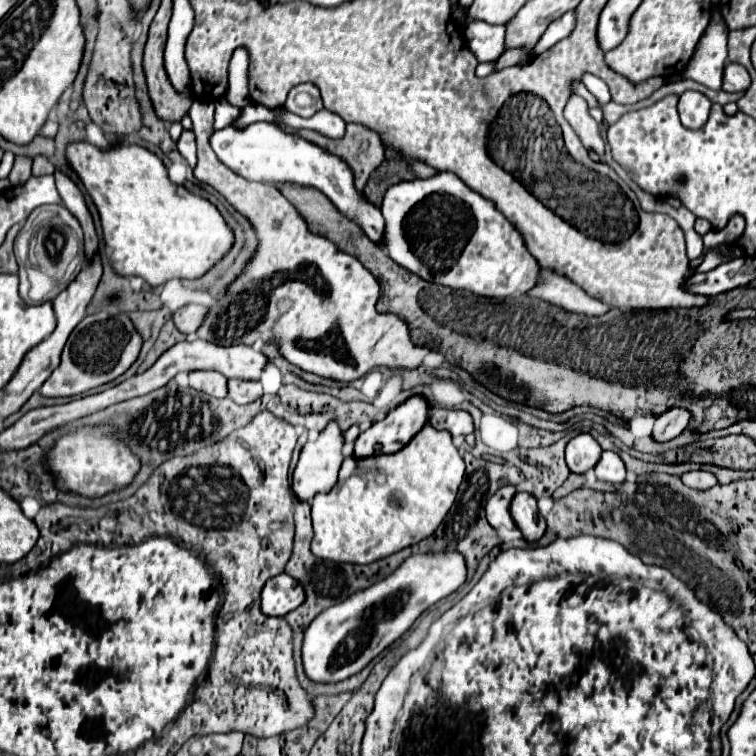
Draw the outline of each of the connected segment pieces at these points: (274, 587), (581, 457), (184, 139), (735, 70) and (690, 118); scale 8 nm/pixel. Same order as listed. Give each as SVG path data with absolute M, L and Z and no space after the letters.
M278 574L266 582L260 594L262 606L260 610L266 616L286 616L294 608L298 608L304 600L304 590L298 580L288 574Z
M578 434L566 446L566 464L570 472L584 474L596 466L596 462L600 460L600 454L602 454L602 448L590 434Z
M184 130L180 140L178 140L178 150L180 154L186 158L186 162L194 168L196 166L196 142L194 142L194 134Z
M728 62L724 66L724 78L722 78L722 90L726 92L744 92L750 88L750 74L742 68L742 64Z
M684 92L678 100L678 112L680 112L680 120L686 128L696 130L702 128L708 120L710 114L710 100L700 92Z

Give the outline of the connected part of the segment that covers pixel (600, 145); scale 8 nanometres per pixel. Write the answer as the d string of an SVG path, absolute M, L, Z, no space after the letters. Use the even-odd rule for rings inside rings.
M578 96L570 98L570 102L564 110L564 118L574 128L574 132L578 134L578 138L582 140L582 144L588 152L604 154L604 140L600 136L600 126L588 114L588 104L584 98L578 98Z

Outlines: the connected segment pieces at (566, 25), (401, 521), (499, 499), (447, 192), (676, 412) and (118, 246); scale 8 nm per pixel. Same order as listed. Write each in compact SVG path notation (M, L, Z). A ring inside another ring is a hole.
M572 10L572 12L566 12L566 14L560 16L558 20L554 20L554 22L548 26L548 30L542 34L542 40L538 40L538 44L534 46L536 56L542 54L542 52L546 52L548 48L552 48L552 46L554 46L556 42L560 42L562 38L566 38L566 36L572 32L574 24L576 24L574 10Z
M424 426L406 448L394 454L372 456L364 460L356 460L348 456L342 462L340 478L336 486L328 494L314 496L312 500L312 522L314 522L314 538L312 538L312 554L322 560L332 562L348 562L348 564L372 564L374 560L386 558L406 546L412 546L428 536L440 526L450 506L456 500L458 486L464 480L464 460L460 458L456 446L452 444L450 434L444 430L434 430L432 426Z
M508 484L508 486L502 486L486 504L486 518L490 522L492 528L508 528L508 530L514 530L516 524L510 516L510 502L512 502L512 496L516 494L516 486Z
M438 172L430 178L398 182L384 194L382 216L386 218L384 250L402 268L422 280L442 284L454 290L468 290L486 298L506 298L526 294L538 282L538 260L528 252L522 234L498 212L494 202L470 190L456 174Z
M672 408L666 414L658 416L654 422L654 430L652 430L652 438L656 442L668 442L672 438L676 438L690 420L690 412L684 408Z
M72 142L66 146L66 160L98 208L104 244L112 250L110 264L118 276L142 276L150 286L164 284L174 276L198 278L232 246L234 234L216 206L188 192L184 186L172 184L162 160L144 146L118 142L110 148L96 148L90 142Z

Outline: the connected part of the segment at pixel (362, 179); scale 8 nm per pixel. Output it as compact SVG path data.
M278 124L284 132L296 134L310 144L318 144L326 152L340 156L352 170L354 174L354 186L358 190L364 188L368 176L384 162L384 148L376 132L370 132L362 124L348 124L346 126L346 136L342 140L330 140L320 136L318 132L312 130L294 130L286 124Z

